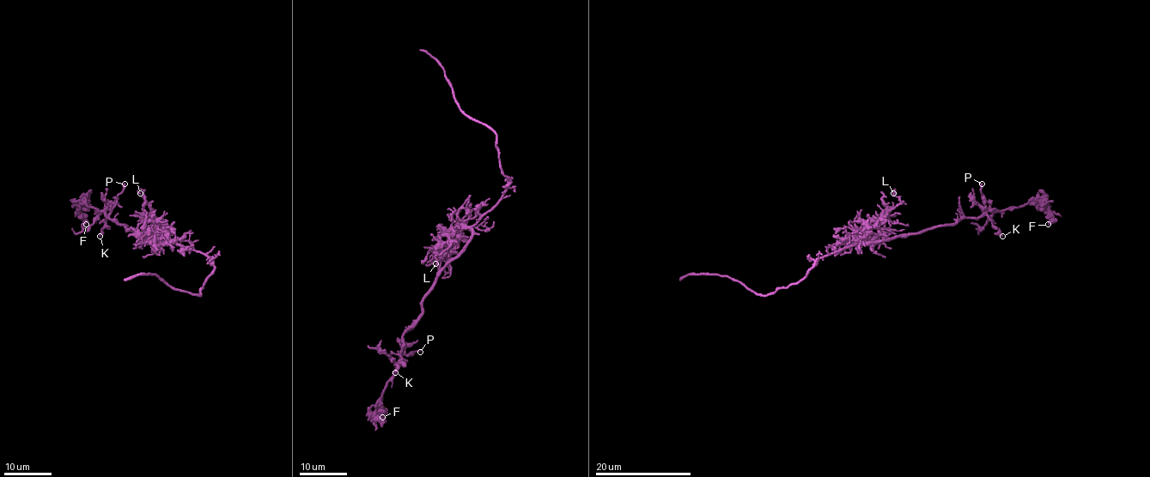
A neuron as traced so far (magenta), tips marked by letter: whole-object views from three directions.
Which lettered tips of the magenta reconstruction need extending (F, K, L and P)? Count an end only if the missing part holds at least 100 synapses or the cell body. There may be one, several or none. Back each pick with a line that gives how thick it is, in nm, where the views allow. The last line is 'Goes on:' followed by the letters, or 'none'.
Goes on: none

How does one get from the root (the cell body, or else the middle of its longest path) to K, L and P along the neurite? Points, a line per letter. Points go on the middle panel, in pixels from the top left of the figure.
K: (474, 225), (471, 239), (441, 272), (432, 290), (422, 300), (422, 316), (404, 334), (401, 362), (395, 372)
L: (474, 225), (465, 226), (459, 235), (459, 244), (447, 255), (444, 268), (441, 269), (440, 262), (435, 263)
P: (474, 225), (471, 239), (441, 272), (432, 290), (422, 300), (422, 316), (402, 336), (401, 353), (420, 352)

